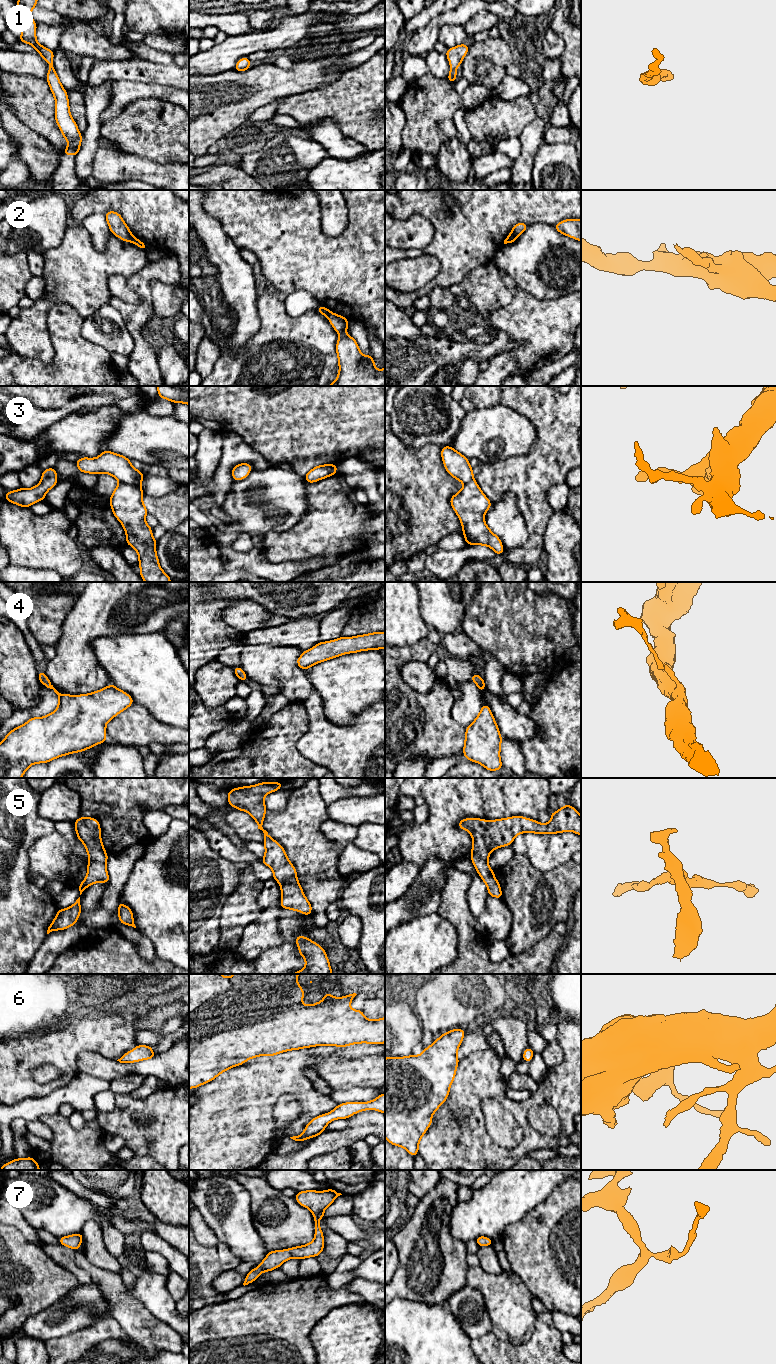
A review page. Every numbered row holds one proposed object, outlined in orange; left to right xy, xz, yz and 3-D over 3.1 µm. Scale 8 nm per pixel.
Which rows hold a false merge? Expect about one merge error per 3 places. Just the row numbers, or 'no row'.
2, 3

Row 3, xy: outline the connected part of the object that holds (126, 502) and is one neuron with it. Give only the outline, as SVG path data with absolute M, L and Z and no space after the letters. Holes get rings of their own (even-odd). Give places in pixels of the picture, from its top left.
M120 482L110 496L110 507L114 516L121 522L125 533L126 543L133 547L139 557L140 576L145 582L171 582L173 581L160 567L156 553L157 541L153 538L152 528L146 523L148 514L142 501L144 492L141 485L126 484Z

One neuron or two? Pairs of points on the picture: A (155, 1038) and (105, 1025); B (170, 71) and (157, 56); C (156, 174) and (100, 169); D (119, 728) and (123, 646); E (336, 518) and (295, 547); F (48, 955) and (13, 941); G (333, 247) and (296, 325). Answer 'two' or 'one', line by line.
A: two
B: two
C: one
D: two
E: one
F: two
G: two

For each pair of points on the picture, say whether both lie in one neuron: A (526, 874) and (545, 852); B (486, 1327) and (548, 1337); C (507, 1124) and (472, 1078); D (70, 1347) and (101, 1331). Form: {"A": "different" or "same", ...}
{"A": "different", "B": "different", "C": "different", "D": "same"}

